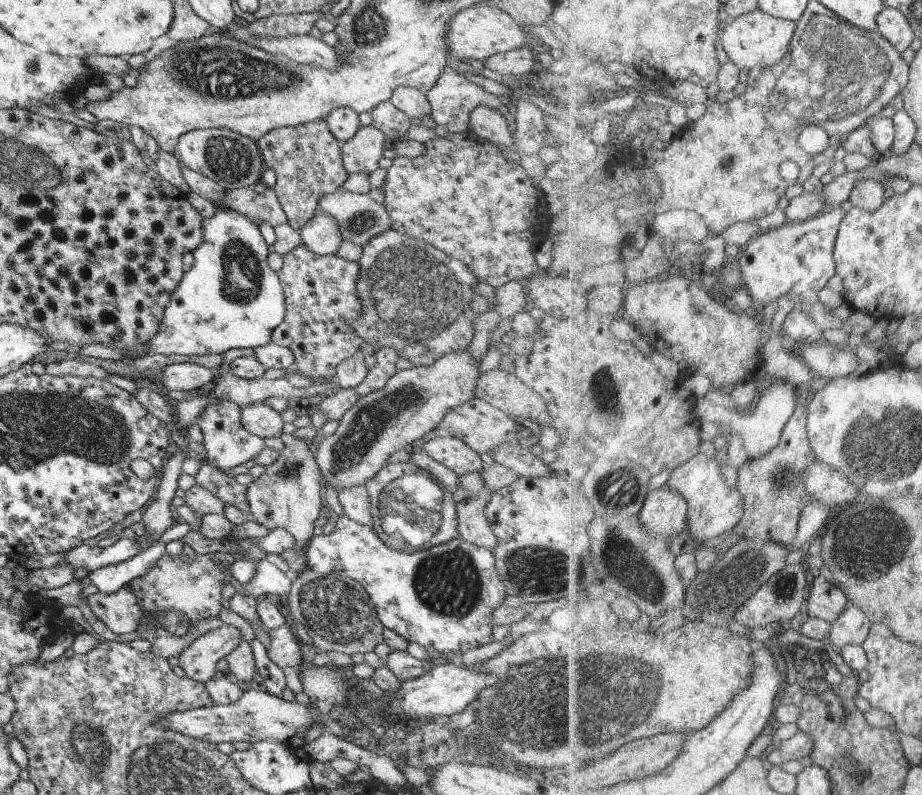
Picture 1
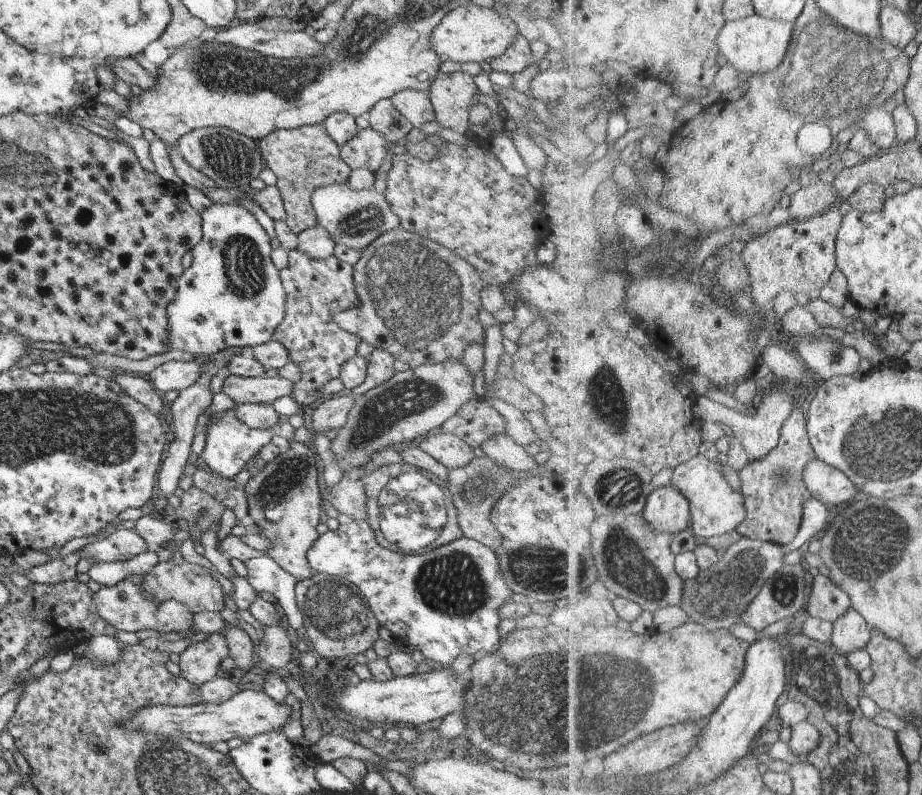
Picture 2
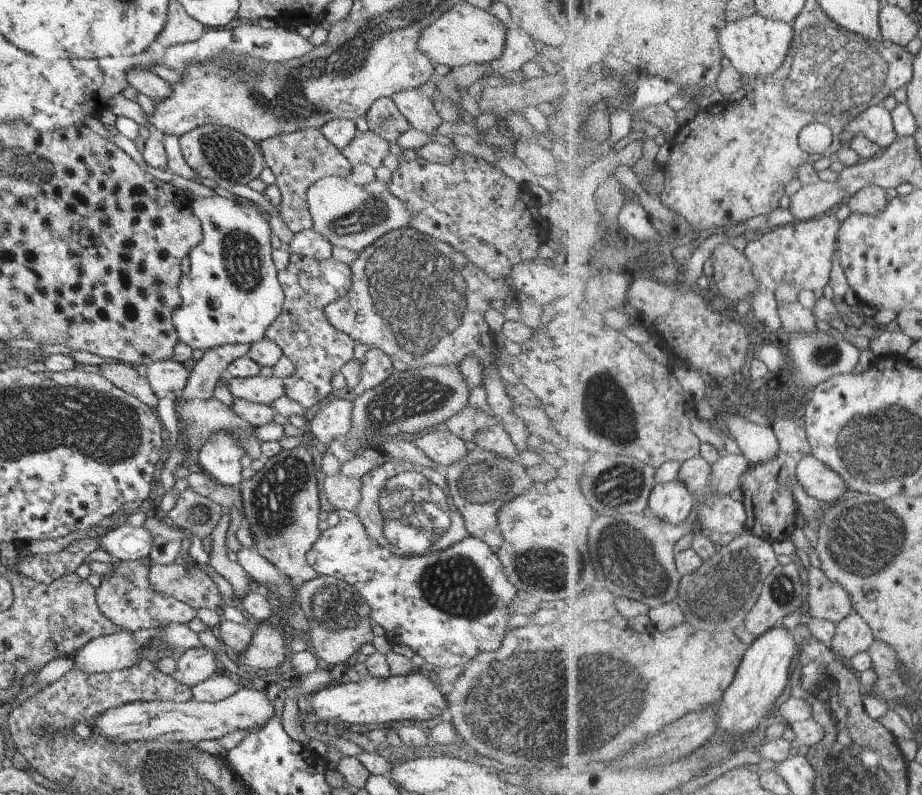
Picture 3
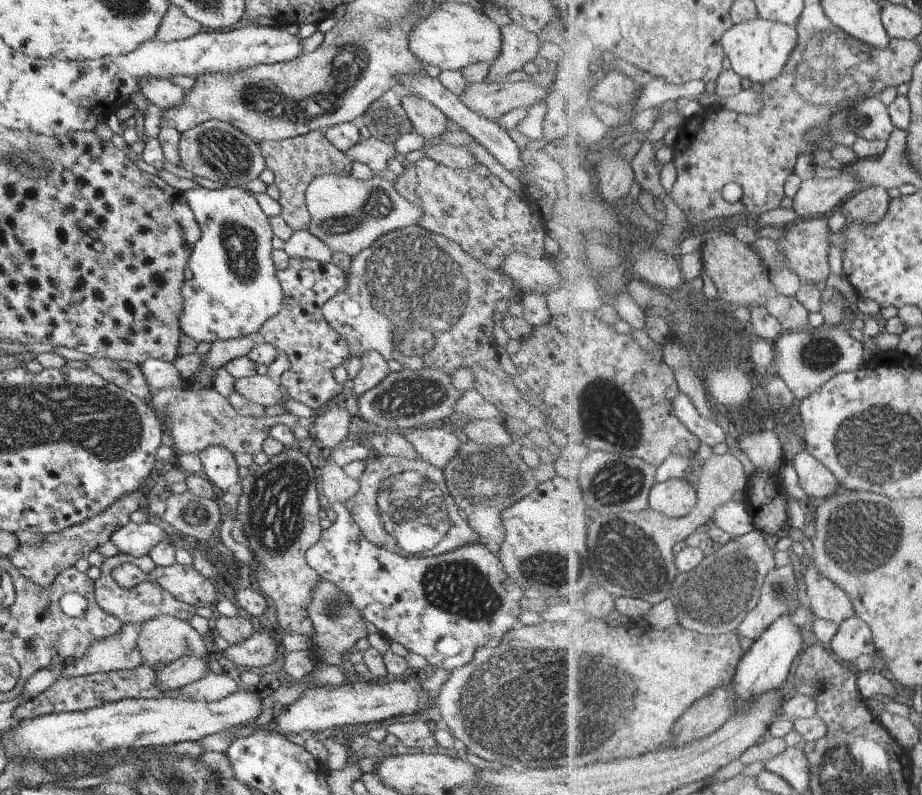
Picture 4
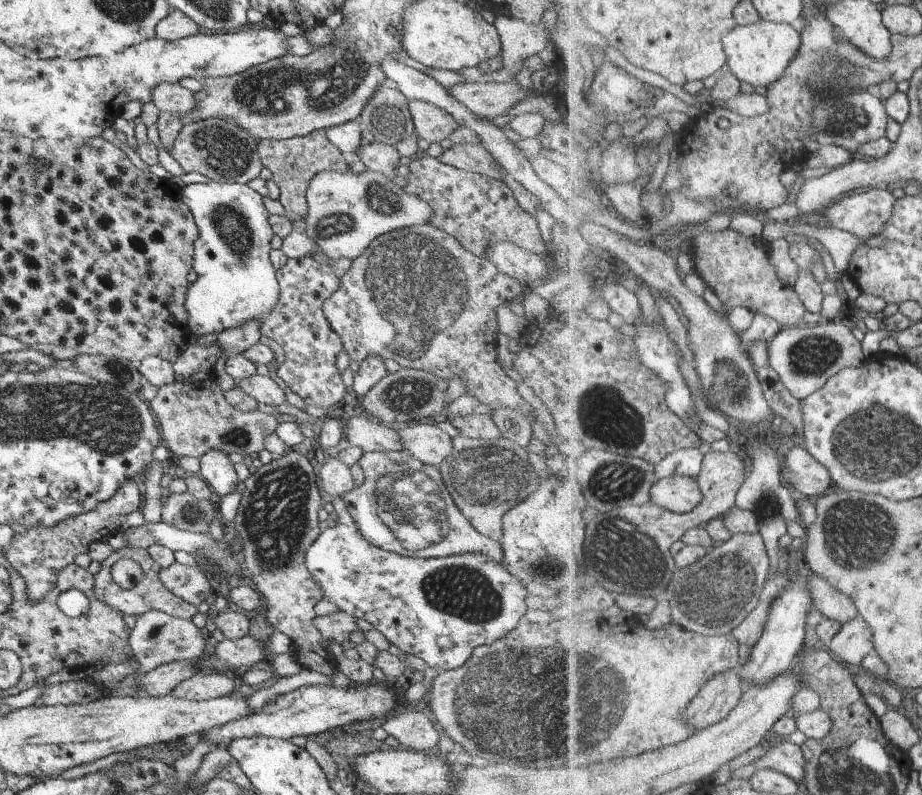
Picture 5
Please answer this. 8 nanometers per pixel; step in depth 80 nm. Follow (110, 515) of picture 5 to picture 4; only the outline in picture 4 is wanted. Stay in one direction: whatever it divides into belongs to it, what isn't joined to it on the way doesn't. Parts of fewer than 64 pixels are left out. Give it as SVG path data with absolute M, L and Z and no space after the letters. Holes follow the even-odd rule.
M130 493L118 498L113 504L110 504L104 511L85 519L82 523L67 527L60 530L58 533L45 535L44 542L41 546L27 546L19 544L15 551L11 552L11 563L17 570L28 578L33 584L41 587L46 587L54 581L54 578L67 567L73 567L76 560L85 558L89 552L101 546L109 540L111 533L114 533L118 528L129 523L129 514L138 510L137 503Z

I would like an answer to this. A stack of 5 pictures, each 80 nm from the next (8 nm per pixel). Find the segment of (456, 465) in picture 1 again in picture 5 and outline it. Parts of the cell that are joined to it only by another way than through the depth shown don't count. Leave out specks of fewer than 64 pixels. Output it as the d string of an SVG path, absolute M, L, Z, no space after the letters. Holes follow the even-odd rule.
M409 421L396 428L404 450L423 464L441 466L453 450L452 438L436 424Z

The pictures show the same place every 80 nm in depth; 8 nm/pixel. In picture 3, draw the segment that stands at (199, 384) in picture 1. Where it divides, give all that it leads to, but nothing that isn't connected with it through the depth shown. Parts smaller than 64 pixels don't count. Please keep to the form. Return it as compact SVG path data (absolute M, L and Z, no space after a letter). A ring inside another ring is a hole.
M171 359L149 363L141 372L158 399L163 398L167 392L178 394L190 375L185 365Z

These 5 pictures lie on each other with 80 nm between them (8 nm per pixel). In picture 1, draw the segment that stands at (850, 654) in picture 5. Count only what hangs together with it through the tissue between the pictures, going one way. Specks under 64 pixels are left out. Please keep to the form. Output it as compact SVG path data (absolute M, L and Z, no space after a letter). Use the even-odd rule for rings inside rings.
M850 602L843 614L831 624L830 637L839 651L851 643L863 645L872 626L869 615L861 607Z

